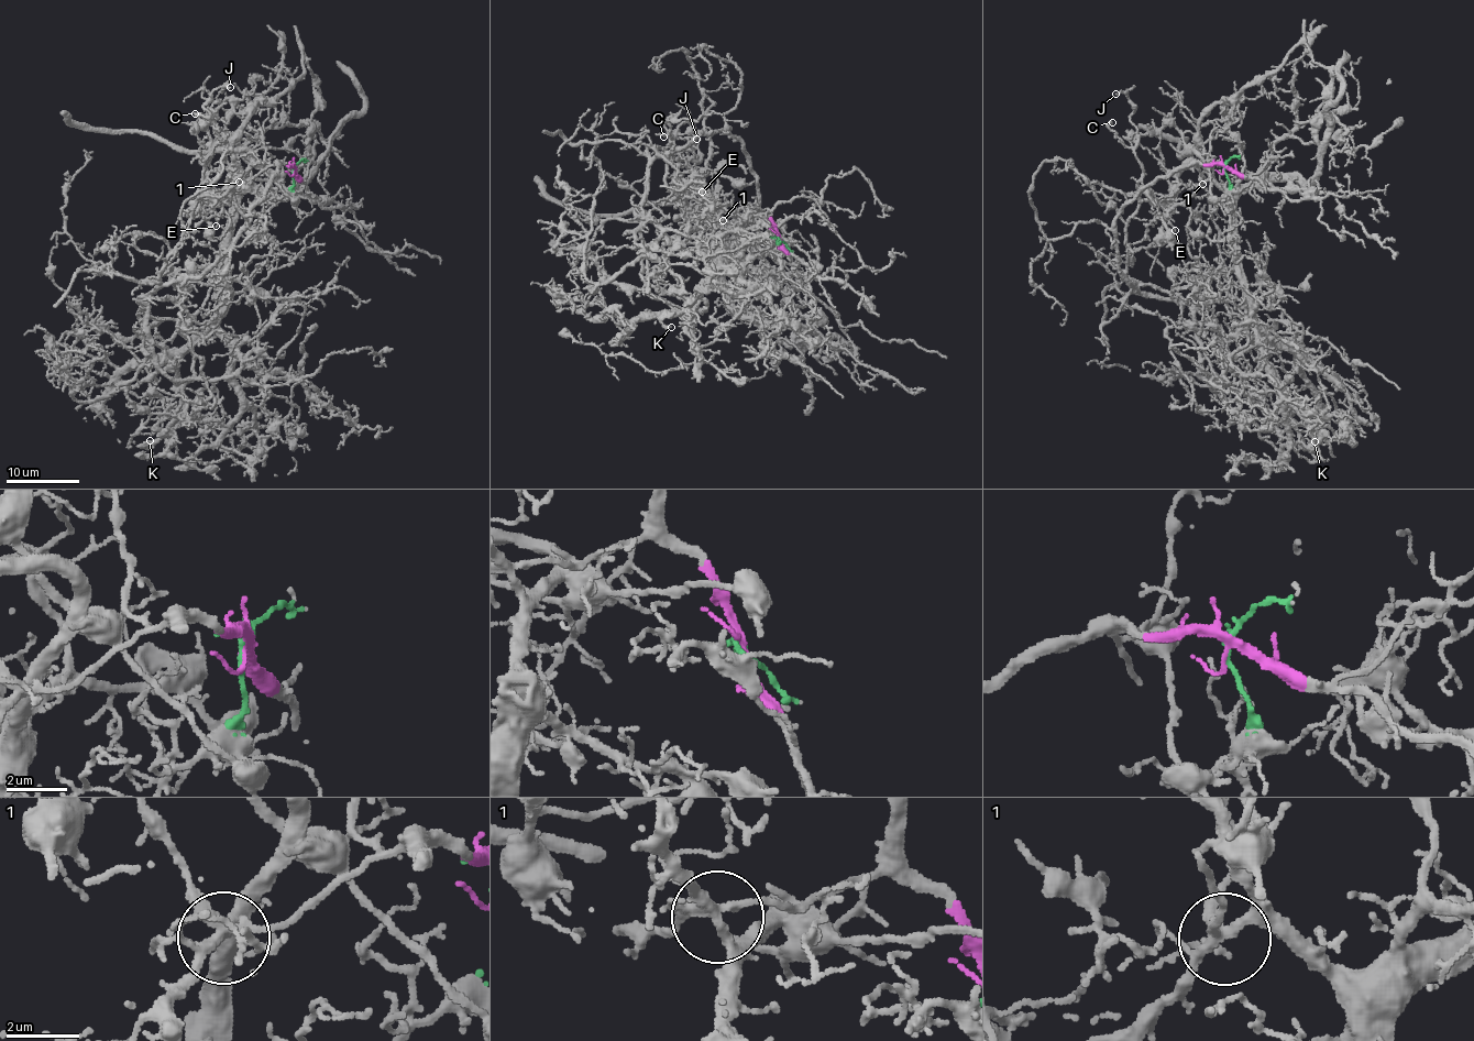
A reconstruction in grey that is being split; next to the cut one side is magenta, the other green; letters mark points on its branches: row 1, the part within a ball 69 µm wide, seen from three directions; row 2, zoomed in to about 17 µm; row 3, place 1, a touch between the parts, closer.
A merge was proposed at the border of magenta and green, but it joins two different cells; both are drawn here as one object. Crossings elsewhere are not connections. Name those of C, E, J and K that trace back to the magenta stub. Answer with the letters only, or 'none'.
C, J, K

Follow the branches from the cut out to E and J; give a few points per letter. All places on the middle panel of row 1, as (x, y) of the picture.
E: (778, 238), (780, 240), (765, 238), (754, 244), (735, 242), (728, 247), (724, 223), (705, 185), (702, 192)
J: (778, 238), (729, 129), (647, 150), (695, 162), (673, 157), (697, 138)

